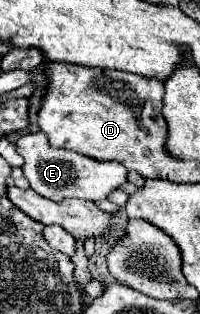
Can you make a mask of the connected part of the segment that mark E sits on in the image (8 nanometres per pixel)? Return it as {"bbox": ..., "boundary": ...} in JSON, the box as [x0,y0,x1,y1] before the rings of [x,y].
{"bbox":[17,132,127,200],"boundary":[[[41,132],[25,134],[17,142],[17,152],[25,158],[23,174],[29,180],[31,188],[49,198],[49,200],[63,200],[63,198],[81,198],[81,200],[103,200],[109,192],[119,188],[127,182],[127,168],[117,162],[99,162],[79,152],[51,148],[47,138]]]}

